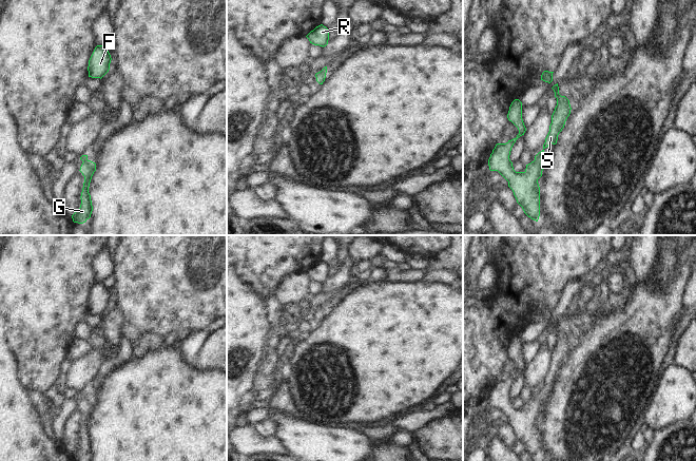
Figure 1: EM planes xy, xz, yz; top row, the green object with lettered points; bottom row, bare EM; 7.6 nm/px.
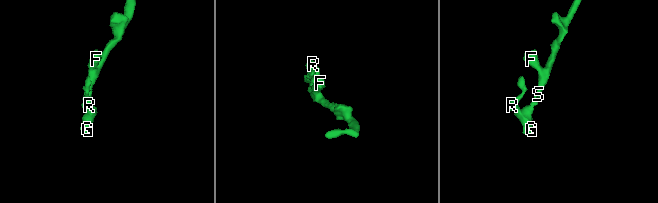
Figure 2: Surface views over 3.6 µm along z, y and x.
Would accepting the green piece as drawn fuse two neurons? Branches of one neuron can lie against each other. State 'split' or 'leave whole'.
leave whole

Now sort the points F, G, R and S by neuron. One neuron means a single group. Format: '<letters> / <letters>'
F G R S

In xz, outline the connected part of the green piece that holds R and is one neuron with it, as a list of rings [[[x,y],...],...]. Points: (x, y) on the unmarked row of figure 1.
[[[323,261],[316,263],[306,272],[310,280],[320,283],[326,283],[329,276],[329,266]]]

